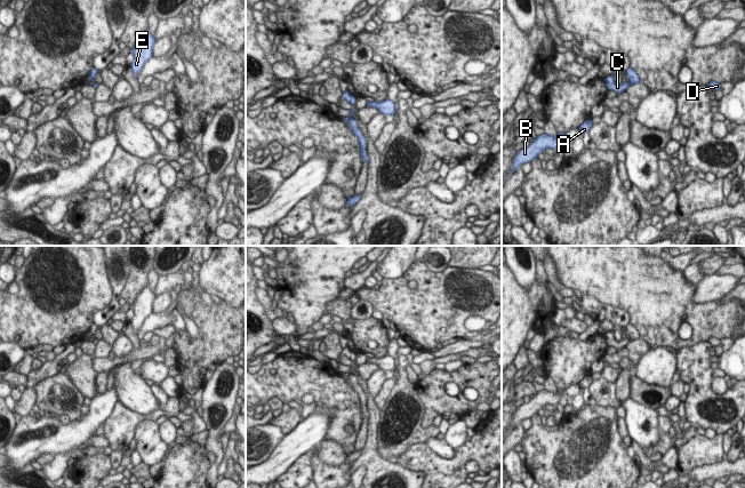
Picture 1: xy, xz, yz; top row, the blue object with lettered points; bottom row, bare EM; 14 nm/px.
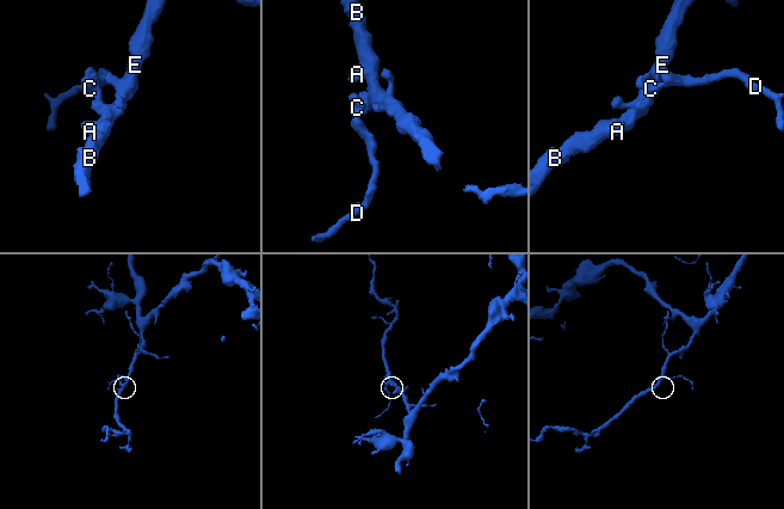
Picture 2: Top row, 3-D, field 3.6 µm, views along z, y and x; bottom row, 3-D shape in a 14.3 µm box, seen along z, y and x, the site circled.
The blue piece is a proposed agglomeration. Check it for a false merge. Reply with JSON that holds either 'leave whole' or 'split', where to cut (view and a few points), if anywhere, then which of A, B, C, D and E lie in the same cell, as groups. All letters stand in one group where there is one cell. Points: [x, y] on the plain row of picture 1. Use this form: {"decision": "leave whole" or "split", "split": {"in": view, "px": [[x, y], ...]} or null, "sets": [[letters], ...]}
{"decision": "leave whole", "split": null, "sets": [["A", "B", "C", "D", "E"]]}

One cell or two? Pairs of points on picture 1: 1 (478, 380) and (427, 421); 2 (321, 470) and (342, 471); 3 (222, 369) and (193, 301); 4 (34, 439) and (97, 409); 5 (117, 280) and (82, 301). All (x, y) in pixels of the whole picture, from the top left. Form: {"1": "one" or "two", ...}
{"1": "one", "2": "one", "3": "two", "4": "one", "5": "two"}

